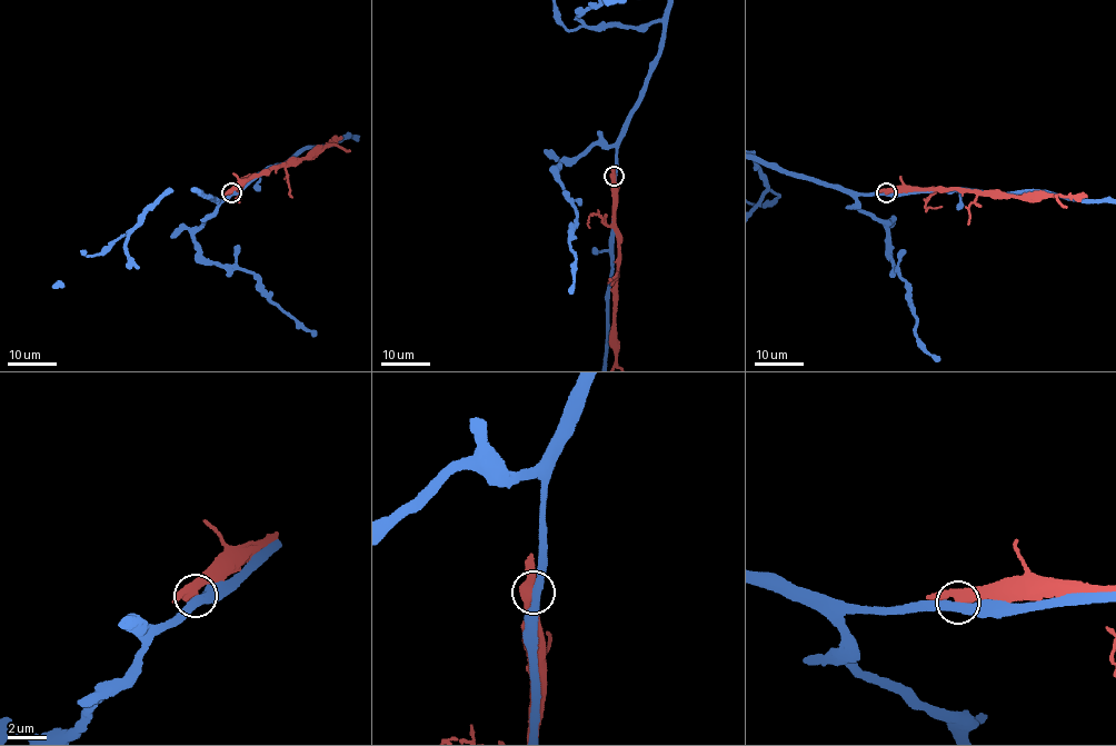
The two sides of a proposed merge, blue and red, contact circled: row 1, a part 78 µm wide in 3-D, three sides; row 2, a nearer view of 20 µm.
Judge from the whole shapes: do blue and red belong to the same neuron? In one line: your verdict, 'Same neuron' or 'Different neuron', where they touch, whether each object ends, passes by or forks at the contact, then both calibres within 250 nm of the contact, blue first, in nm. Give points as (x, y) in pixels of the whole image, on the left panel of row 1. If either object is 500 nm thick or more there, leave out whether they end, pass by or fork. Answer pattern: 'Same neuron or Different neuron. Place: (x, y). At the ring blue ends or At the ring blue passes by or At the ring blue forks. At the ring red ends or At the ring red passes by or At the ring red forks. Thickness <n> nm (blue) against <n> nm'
Different neuron. Place: (231, 192). Thickness 400 nm (blue) against 500 nm

